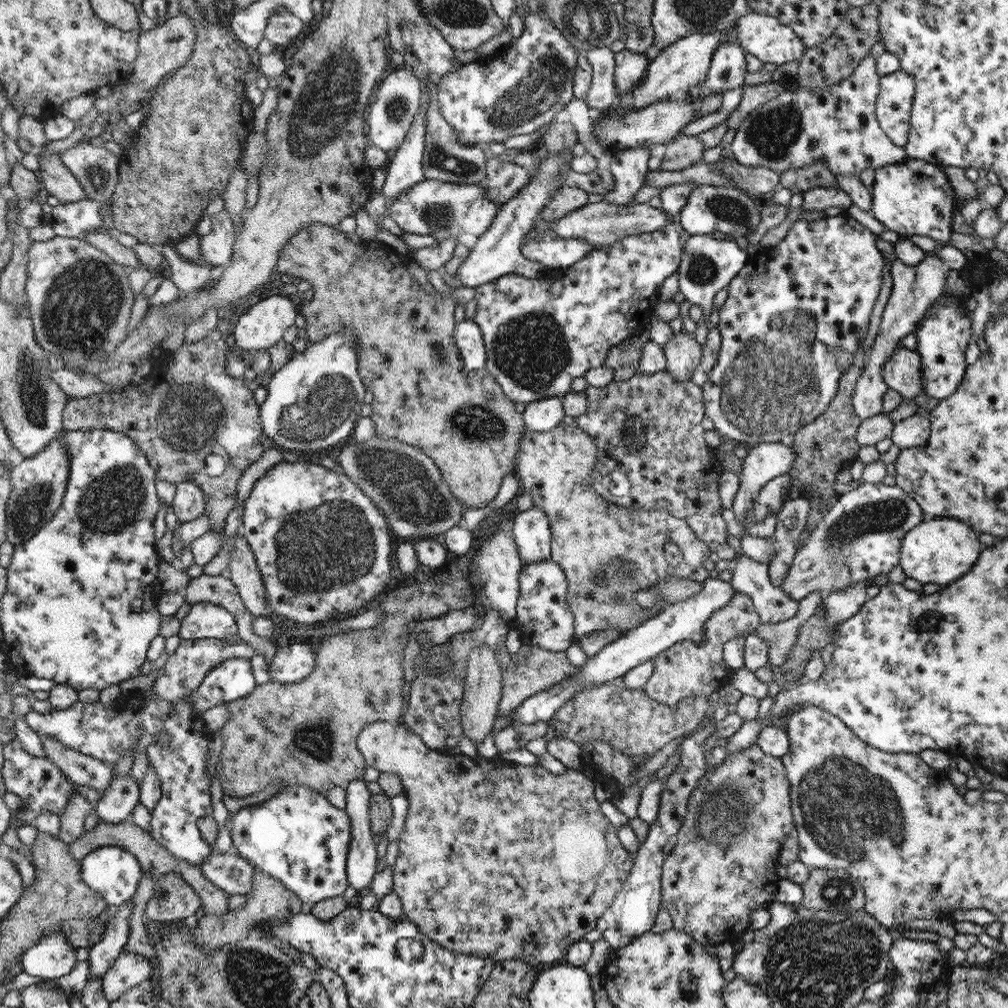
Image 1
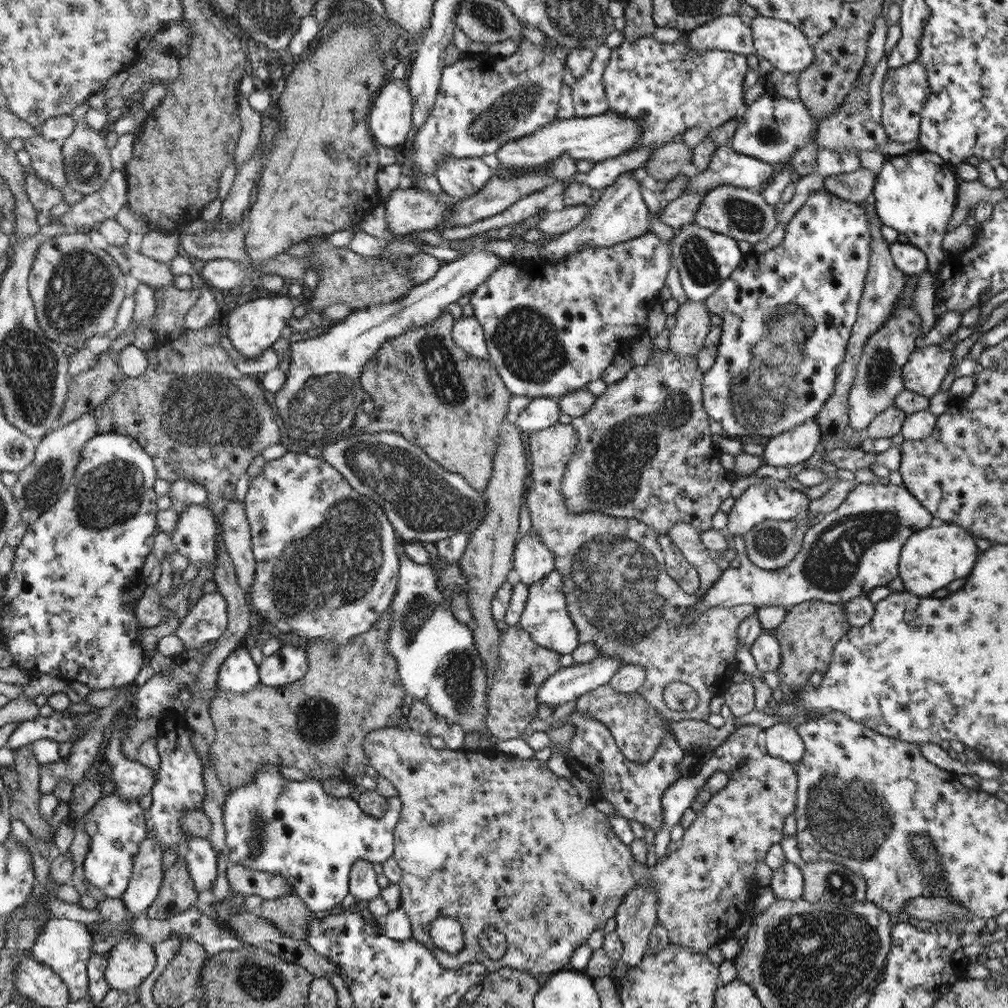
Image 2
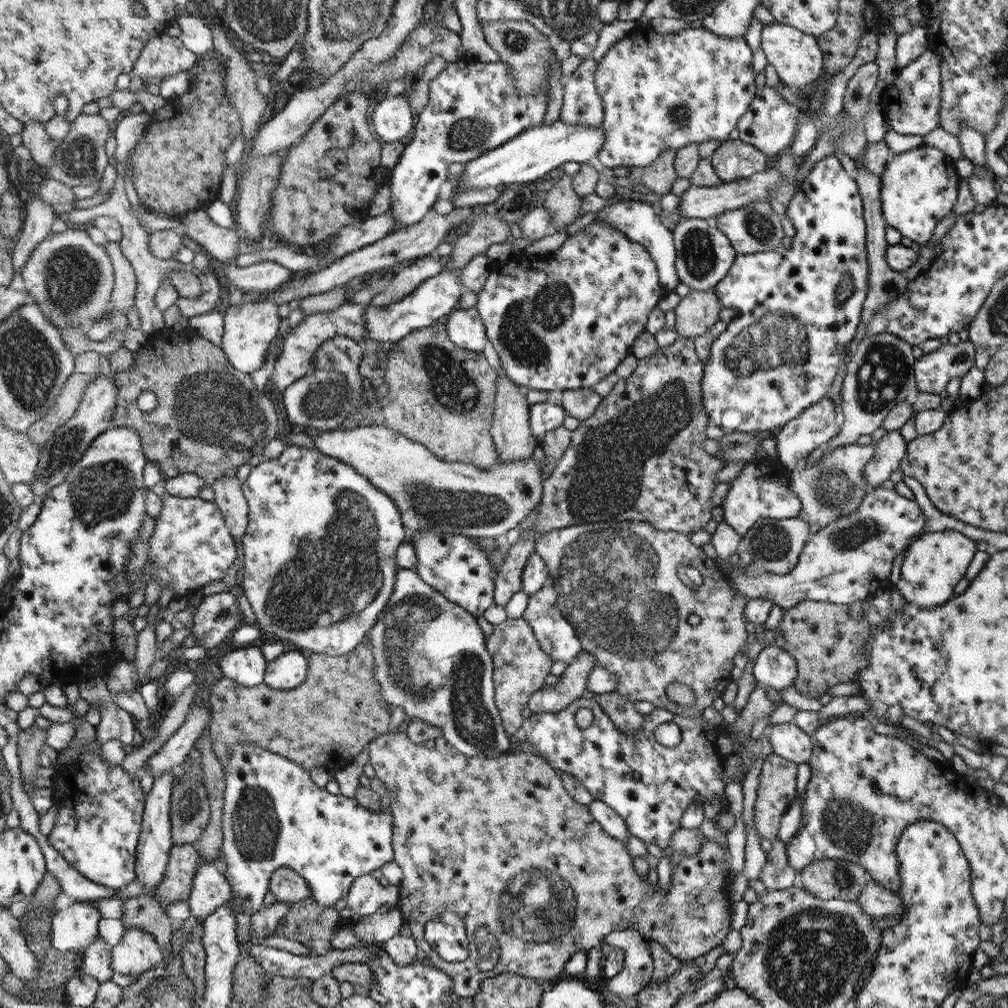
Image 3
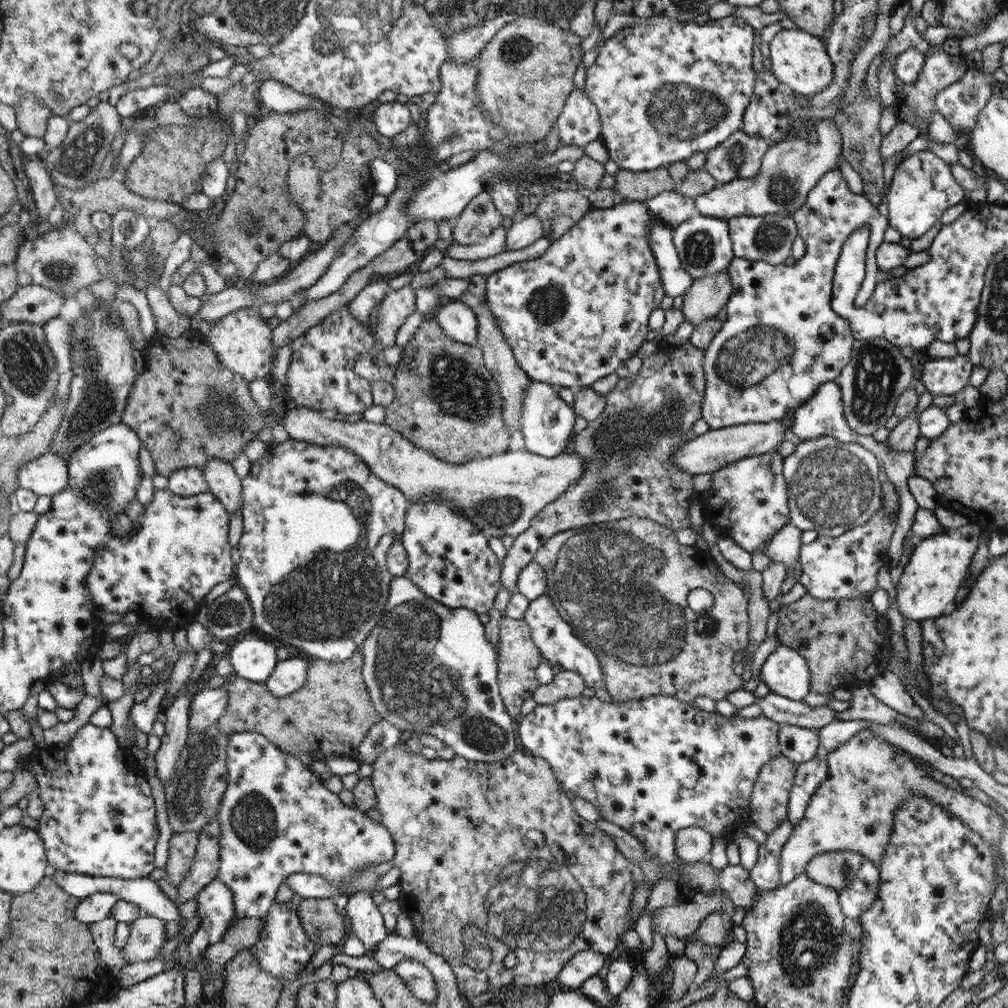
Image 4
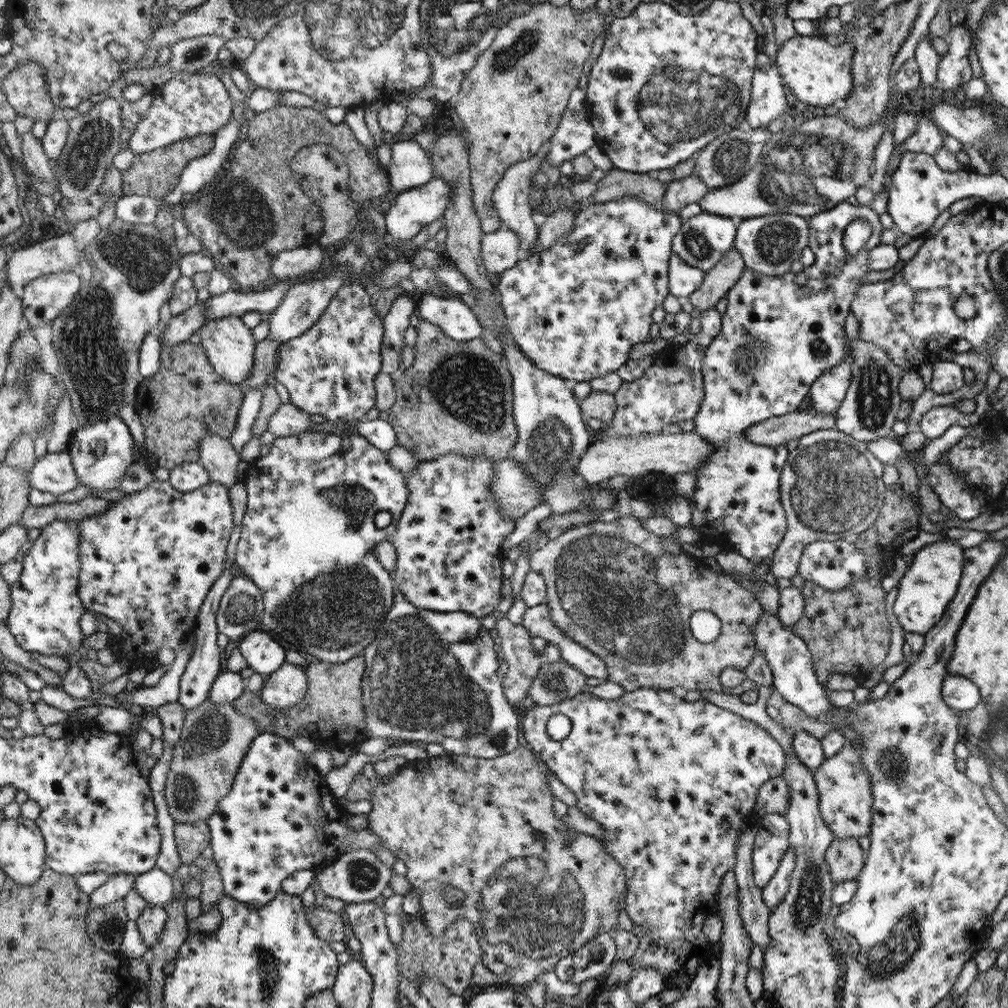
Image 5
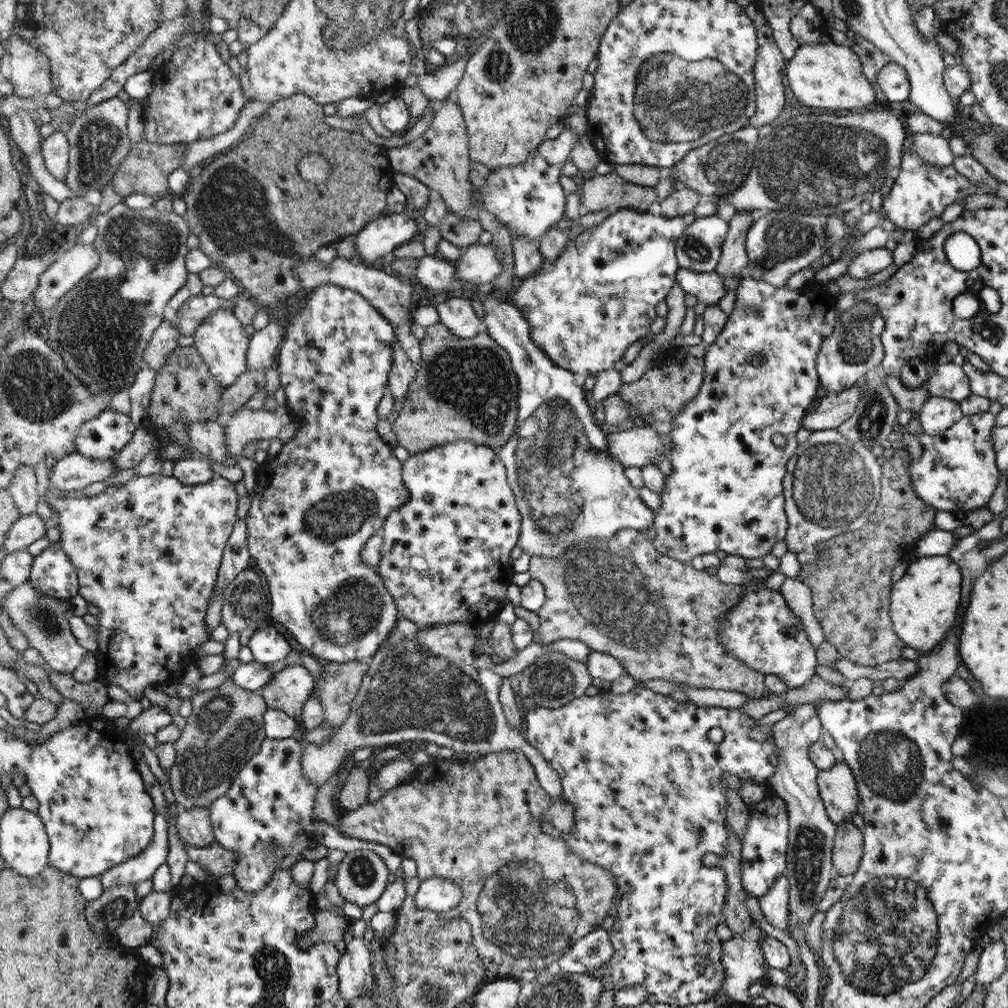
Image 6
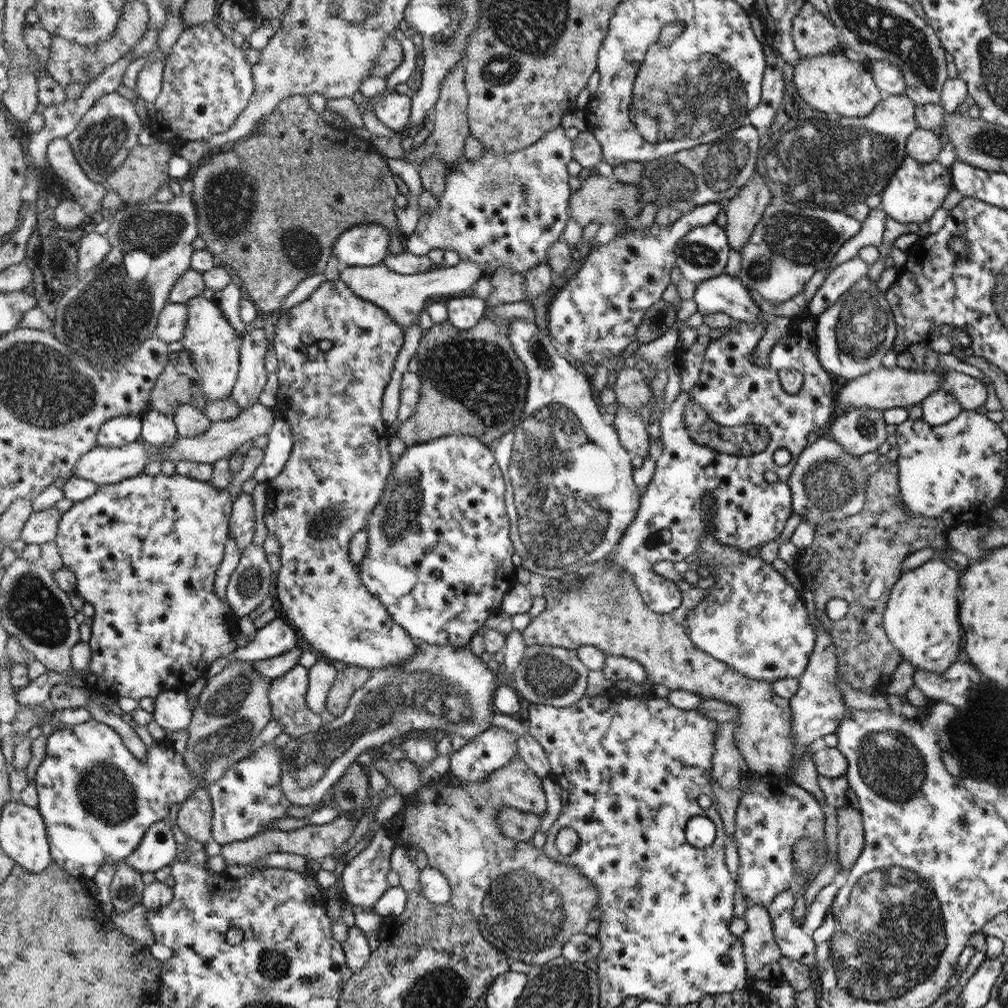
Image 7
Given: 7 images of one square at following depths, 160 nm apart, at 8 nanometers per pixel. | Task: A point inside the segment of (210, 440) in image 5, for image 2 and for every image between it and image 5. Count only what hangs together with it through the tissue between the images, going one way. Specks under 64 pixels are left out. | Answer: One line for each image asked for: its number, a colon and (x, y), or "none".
2: (237, 528)
3: (228, 495)
4: (221, 477)

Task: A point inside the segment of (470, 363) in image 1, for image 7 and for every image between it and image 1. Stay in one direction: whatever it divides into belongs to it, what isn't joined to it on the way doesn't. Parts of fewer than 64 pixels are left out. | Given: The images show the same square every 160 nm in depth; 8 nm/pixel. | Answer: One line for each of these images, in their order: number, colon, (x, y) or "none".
2: (468, 332)
3: (466, 328)
4: (458, 320)
5: (454, 317)
6: (457, 314)
7: (463, 312)

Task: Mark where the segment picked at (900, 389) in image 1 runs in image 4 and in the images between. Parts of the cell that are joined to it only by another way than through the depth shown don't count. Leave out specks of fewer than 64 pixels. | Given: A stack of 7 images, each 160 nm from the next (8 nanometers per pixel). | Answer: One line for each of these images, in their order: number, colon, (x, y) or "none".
2: (925, 370)
3: (933, 371)
4: (944, 376)

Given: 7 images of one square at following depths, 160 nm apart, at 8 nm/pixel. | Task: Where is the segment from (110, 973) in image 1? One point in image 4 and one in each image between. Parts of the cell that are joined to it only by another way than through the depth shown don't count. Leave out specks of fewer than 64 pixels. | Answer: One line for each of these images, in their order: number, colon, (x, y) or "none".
2: (129, 963)
3: (138, 952)
4: (147, 936)

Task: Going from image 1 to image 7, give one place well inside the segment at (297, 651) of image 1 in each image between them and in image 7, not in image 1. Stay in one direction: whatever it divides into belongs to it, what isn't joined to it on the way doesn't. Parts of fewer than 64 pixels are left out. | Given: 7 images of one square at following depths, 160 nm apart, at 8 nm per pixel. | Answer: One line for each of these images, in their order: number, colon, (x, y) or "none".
2: (290, 663)
3: (289, 670)
4: (289, 675)
5: (287, 686)
6: (291, 687)
7: (287, 694)

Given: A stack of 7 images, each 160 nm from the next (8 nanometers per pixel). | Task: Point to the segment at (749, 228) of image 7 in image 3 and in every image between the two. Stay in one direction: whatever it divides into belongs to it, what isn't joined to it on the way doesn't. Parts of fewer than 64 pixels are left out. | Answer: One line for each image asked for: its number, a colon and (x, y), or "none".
3: (697, 312)
4: (705, 297)
5: (716, 283)
6: (734, 261)

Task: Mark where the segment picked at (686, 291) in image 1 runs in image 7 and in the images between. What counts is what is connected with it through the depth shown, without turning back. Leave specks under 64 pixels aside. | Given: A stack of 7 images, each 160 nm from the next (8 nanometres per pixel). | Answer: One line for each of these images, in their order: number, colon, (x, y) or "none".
2: (704, 258)
3: (704, 255)
4: (704, 244)
5: (703, 241)
6: (700, 247)
7: (702, 254)

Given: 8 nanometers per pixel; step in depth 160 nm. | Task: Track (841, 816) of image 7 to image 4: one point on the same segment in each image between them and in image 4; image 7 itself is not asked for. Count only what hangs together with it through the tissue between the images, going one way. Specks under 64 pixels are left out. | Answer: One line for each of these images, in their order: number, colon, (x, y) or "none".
4: (837, 869)
5: (845, 858)
6: (848, 847)

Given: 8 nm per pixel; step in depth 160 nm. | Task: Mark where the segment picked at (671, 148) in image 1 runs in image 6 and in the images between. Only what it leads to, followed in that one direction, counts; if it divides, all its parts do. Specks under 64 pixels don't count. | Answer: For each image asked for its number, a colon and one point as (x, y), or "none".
2: (665, 164)
3: (658, 177)
4: (630, 185)
5: (617, 183)
6: (603, 192)

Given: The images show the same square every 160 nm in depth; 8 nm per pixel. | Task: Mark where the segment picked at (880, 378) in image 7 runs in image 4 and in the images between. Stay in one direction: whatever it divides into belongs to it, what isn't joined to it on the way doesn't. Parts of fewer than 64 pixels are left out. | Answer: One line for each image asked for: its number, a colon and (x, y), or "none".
4: (501, 494)
5: (776, 431)
6: (833, 409)

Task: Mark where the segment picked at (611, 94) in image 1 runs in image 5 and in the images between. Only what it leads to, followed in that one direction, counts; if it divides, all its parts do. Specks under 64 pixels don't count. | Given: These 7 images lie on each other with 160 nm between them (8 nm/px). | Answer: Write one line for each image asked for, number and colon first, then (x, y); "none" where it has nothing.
2: (589, 93)
3: (582, 106)
4: (579, 123)
5: (576, 133)

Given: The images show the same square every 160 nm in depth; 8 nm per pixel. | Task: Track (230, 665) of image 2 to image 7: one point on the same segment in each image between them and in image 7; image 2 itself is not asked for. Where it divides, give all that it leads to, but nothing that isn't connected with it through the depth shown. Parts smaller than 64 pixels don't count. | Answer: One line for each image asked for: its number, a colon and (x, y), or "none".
3: (246, 665)
4: (253, 658)
5: (264, 654)
6: (267, 645)
7: (277, 637)

